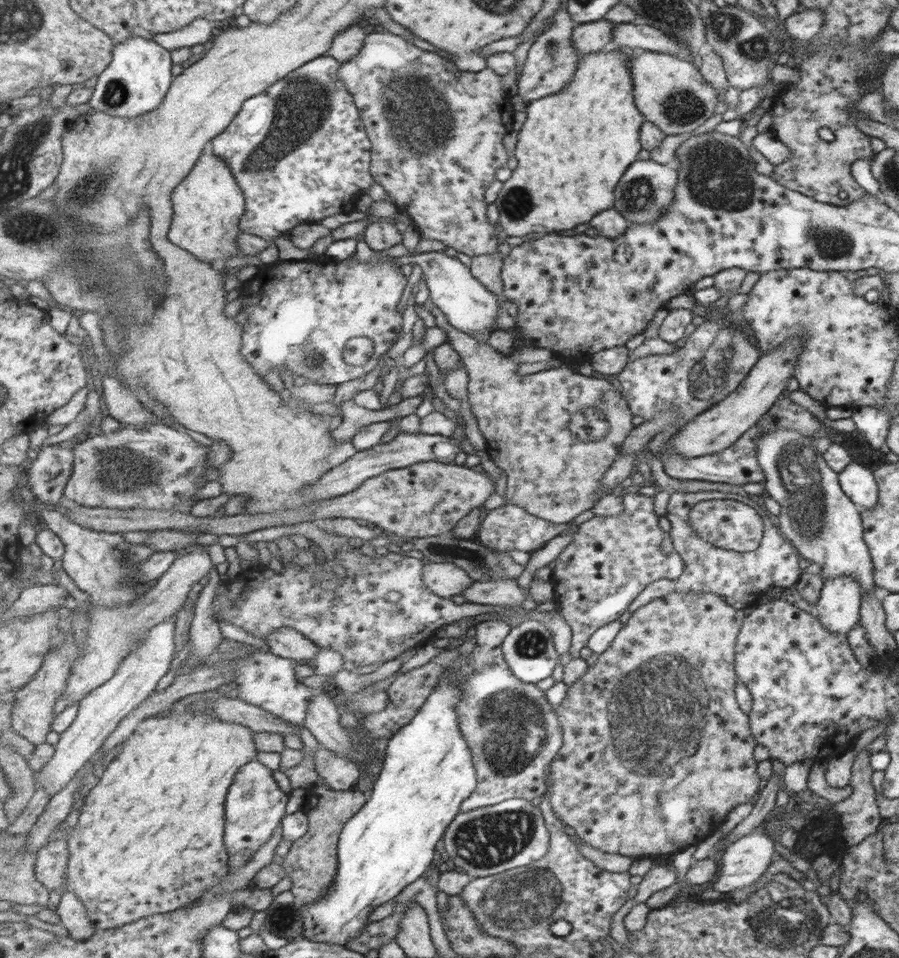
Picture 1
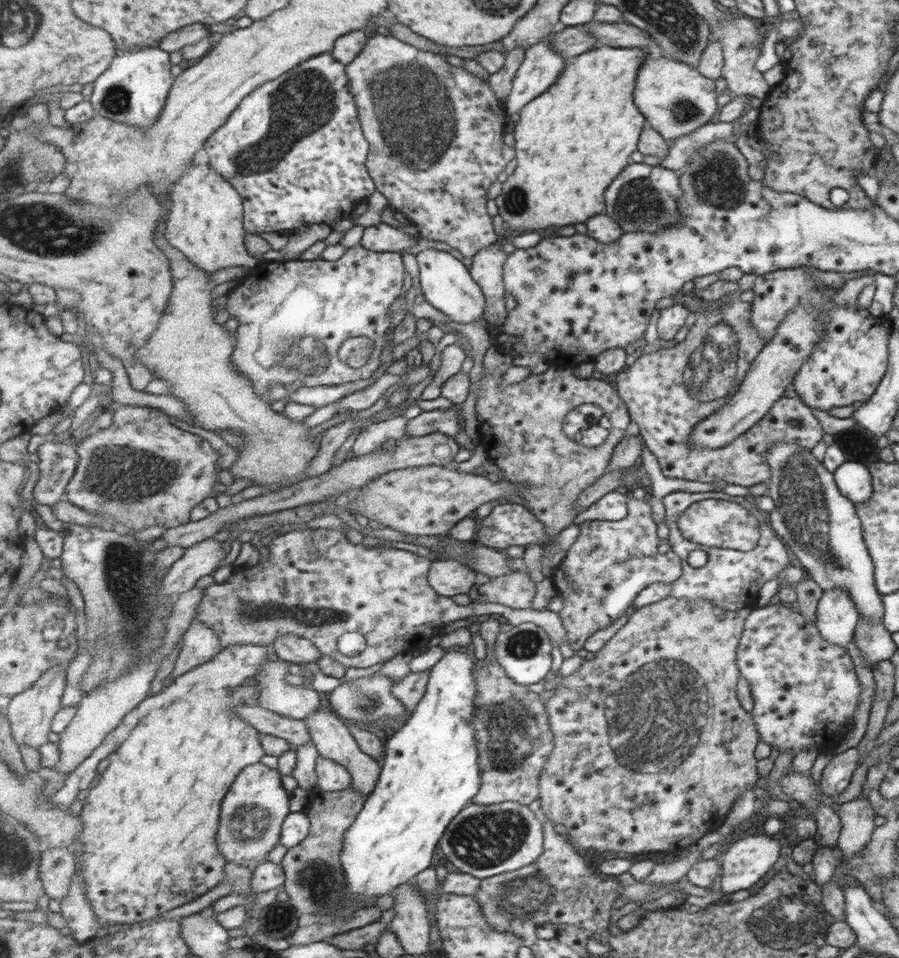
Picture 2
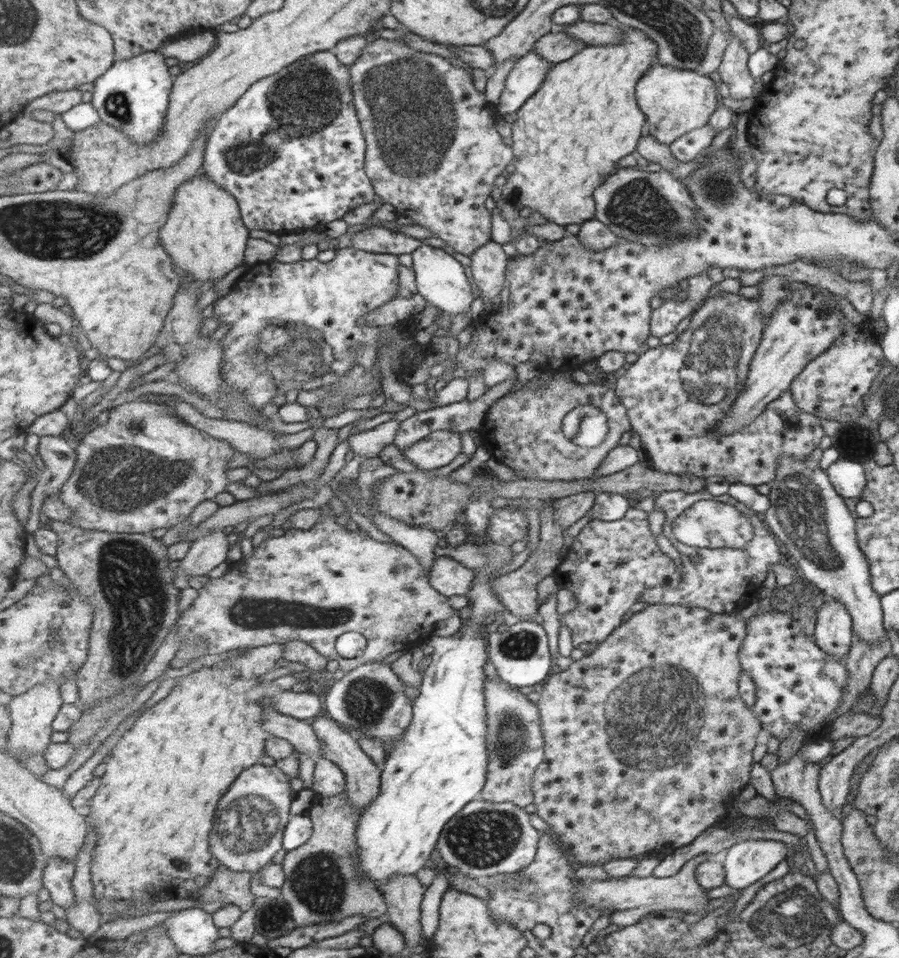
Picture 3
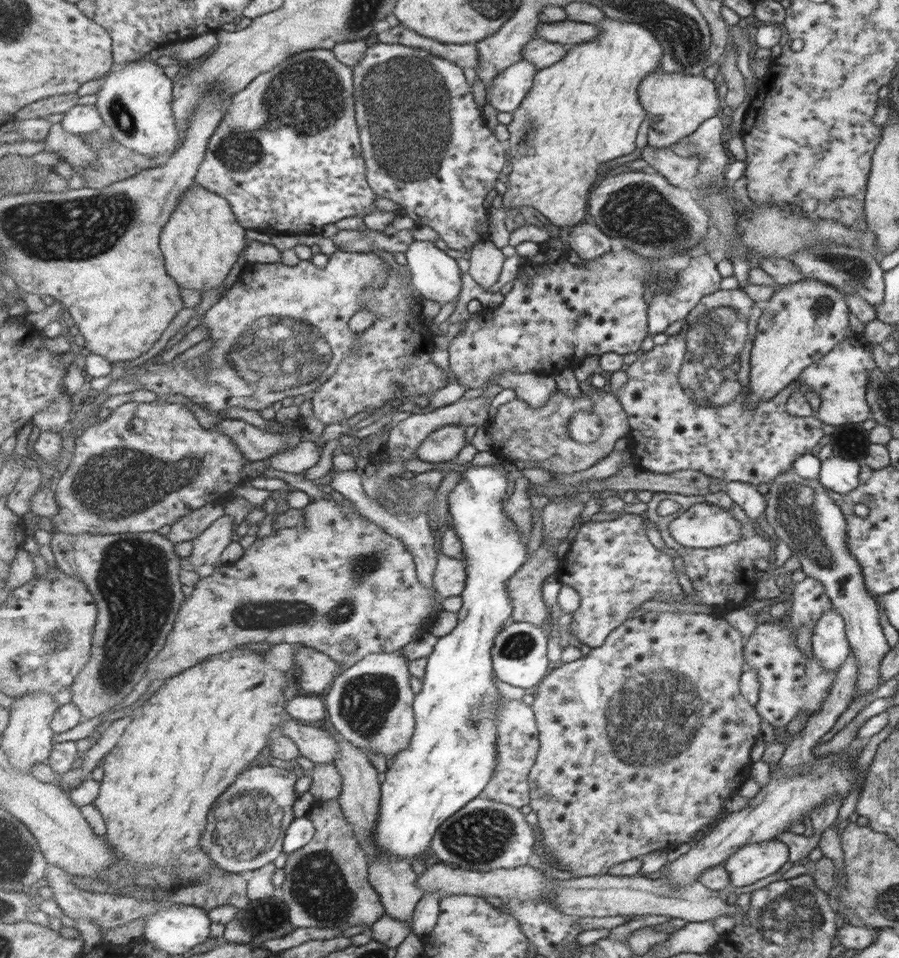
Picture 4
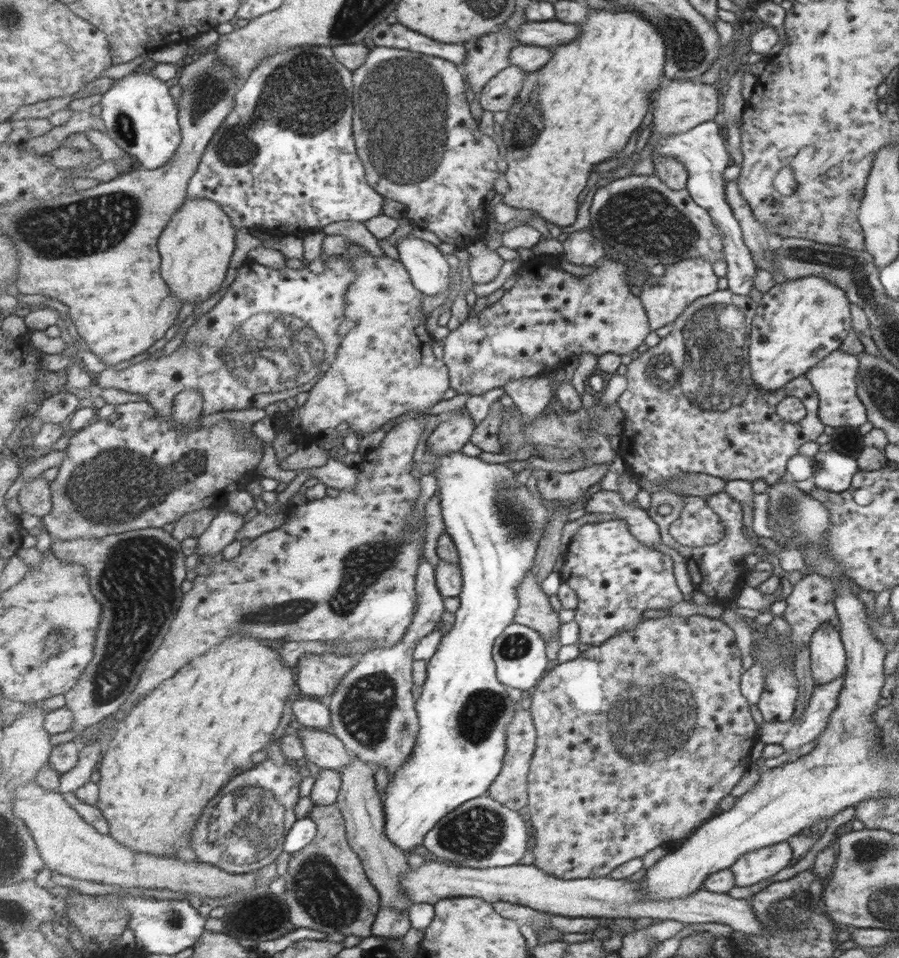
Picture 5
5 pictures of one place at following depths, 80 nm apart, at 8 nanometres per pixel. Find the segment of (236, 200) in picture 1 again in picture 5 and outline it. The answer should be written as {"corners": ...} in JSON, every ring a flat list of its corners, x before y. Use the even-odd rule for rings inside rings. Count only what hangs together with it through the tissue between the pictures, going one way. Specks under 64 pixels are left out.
{"corners":[[211,197,189,198,173,215,163,234,160,236,159,249,162,256,162,275,167,280,172,294,176,294,183,302,199,305,223,288,223,282,231,268,231,256,235,254,235,224,224,208]]}

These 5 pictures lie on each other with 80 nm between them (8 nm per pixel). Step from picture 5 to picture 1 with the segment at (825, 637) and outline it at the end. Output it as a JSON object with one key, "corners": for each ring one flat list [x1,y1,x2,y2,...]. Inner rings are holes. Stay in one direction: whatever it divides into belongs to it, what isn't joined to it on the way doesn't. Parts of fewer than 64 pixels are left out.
{"corners":[[834,576,823,582,815,602,817,617,833,635,845,635,859,622,861,594,856,576]]}

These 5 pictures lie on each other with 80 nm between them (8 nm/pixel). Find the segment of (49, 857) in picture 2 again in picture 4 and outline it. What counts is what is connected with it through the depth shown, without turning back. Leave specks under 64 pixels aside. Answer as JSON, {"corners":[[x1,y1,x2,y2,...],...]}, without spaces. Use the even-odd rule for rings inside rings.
{"corners":[[55,865,47,867,45,877,48,882,47,885,53,889,53,900,72,922,85,918,91,922,96,922,103,930,111,930,111,928,117,928,118,925,123,926,123,924,129,924,129,922,133,922,133,920,138,918,151,915,151,908,153,906,147,904,147,901,132,897,121,897,115,894,104,893,99,895,79,889,71,882,73,875]]}

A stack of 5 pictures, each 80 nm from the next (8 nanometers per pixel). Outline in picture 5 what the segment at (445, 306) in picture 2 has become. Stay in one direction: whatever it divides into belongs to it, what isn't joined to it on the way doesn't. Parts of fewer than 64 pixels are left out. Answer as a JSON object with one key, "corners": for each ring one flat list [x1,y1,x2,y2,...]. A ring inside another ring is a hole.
{"corners":[[407,236,396,244,396,250,413,284,425,295,433,296,452,289,450,264,438,246]]}

